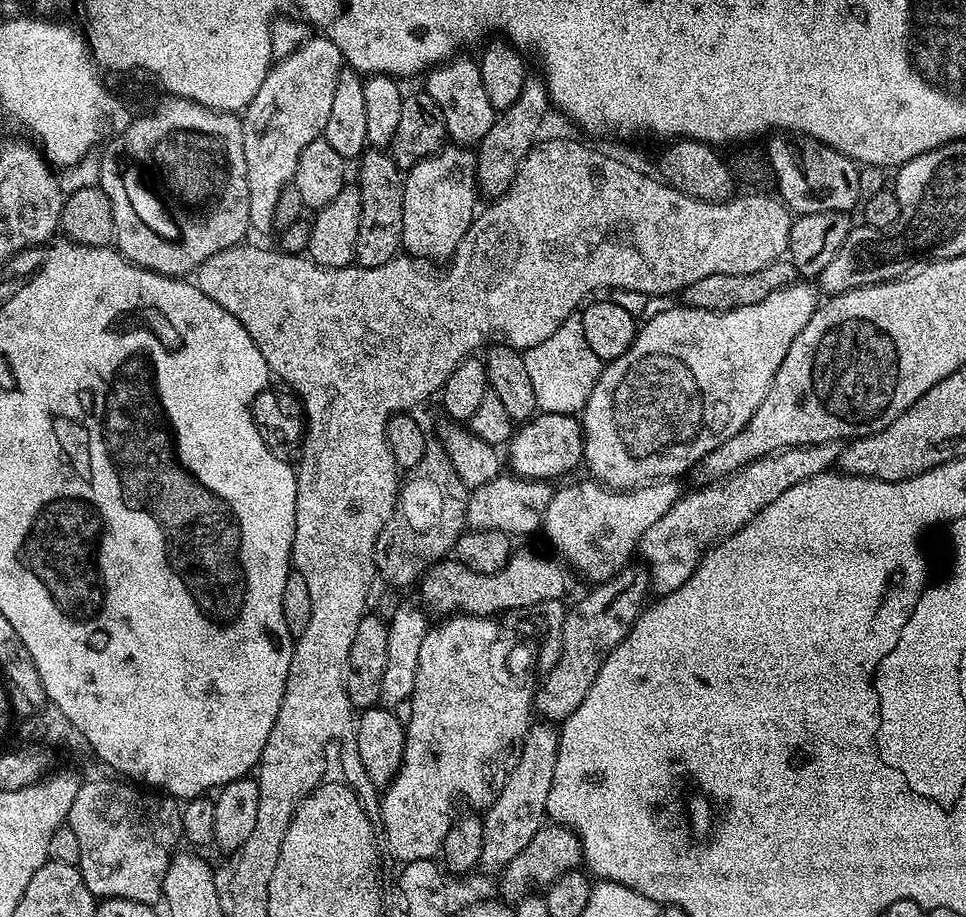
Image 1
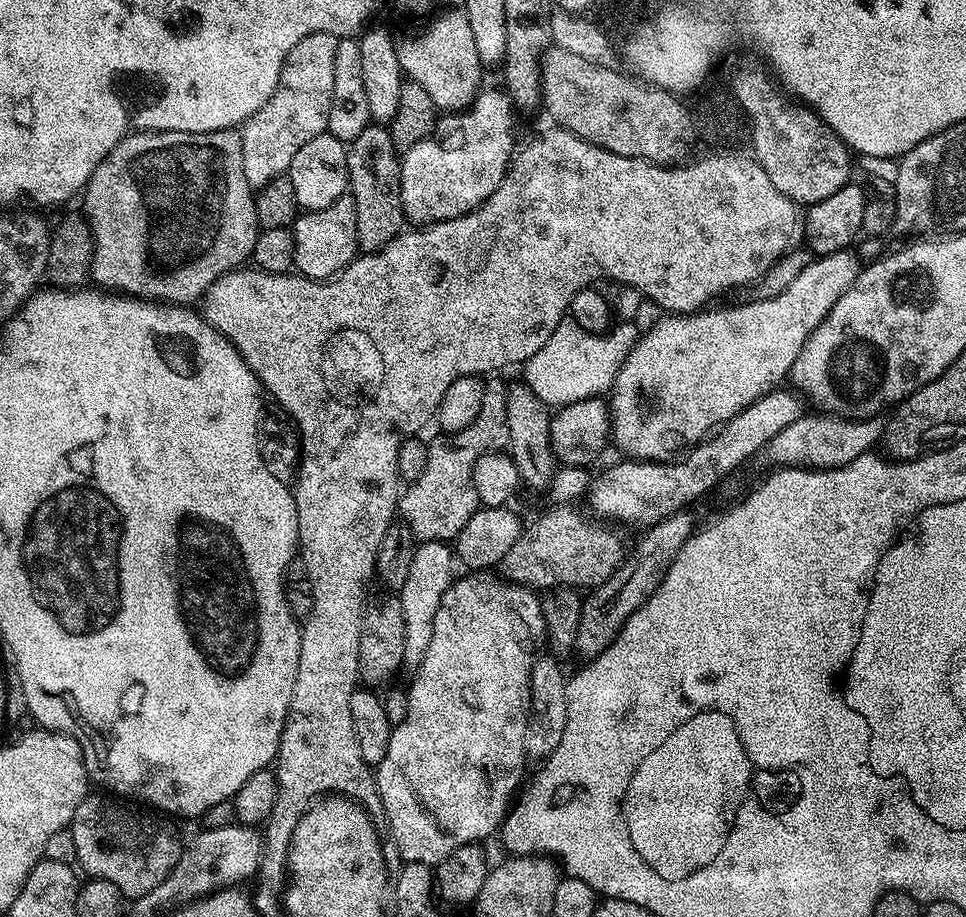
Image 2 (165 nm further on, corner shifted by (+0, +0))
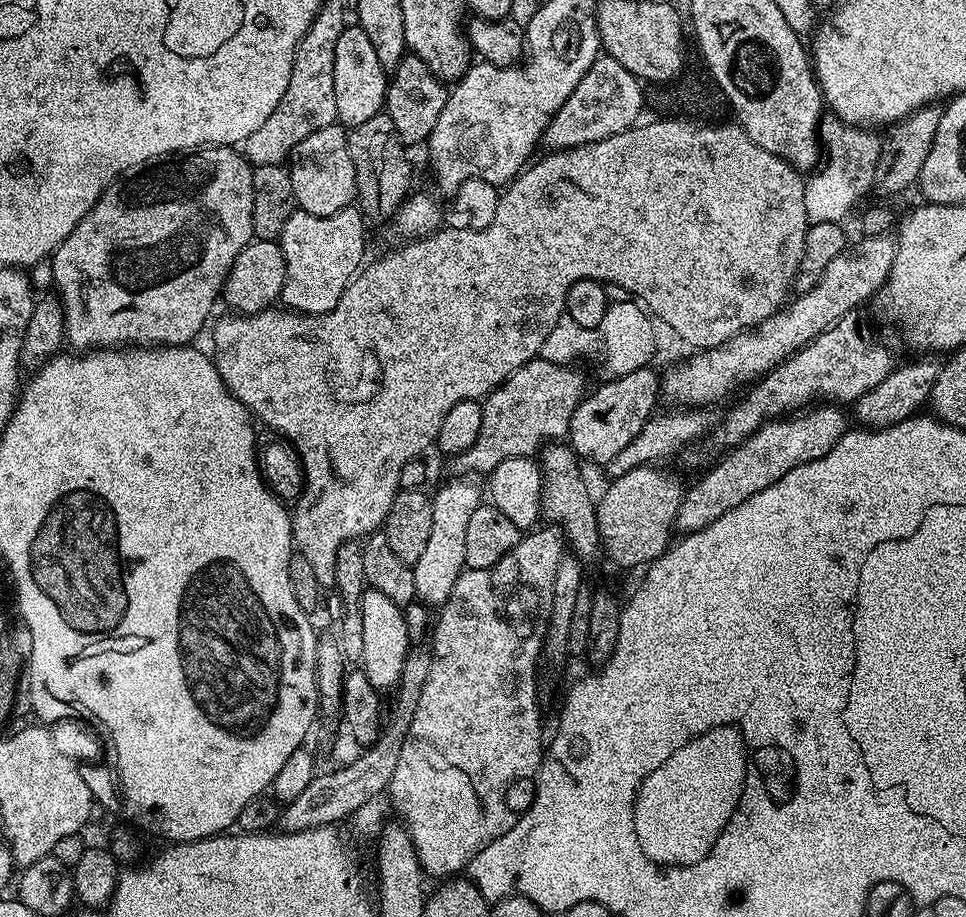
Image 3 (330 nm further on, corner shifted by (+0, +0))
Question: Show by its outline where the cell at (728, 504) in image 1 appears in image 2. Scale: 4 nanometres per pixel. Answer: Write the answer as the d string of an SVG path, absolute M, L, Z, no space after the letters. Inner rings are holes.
M802 414L782 434L774 434L768 445L767 455L772 455L780 466L795 466L798 468L841 468L854 458L873 451L881 443L885 421L880 416L870 416L867 420L854 420L850 416L835 414L819 414L808 416Z

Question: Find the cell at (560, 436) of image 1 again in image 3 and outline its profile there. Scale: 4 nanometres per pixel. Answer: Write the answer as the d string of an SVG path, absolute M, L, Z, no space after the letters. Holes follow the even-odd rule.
M651 367L634 370L634 374L626 374L605 379L601 388L587 393L570 418L570 426L566 437L572 451L581 461L589 460L592 464L603 466L610 458L626 450L634 438L646 426L646 422L657 411L656 399L661 399L661 377L652 373Z

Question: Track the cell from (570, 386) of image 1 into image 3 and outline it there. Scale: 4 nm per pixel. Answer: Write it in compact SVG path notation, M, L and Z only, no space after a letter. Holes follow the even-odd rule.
M613 299L609 303L606 310L606 318L602 318L602 322L597 329L578 326L578 322L574 322L574 318L570 318L566 314L560 316L558 322L554 322L554 330L550 330L550 334L546 334L546 342L542 346L540 356L545 360L565 366L575 365L577 363L575 360L580 360L583 356L596 356L601 370L605 372L603 375L608 378L634 374L634 370L642 370L649 367L653 363L651 360L656 356L657 325L654 323L653 317L635 299L623 299Z

